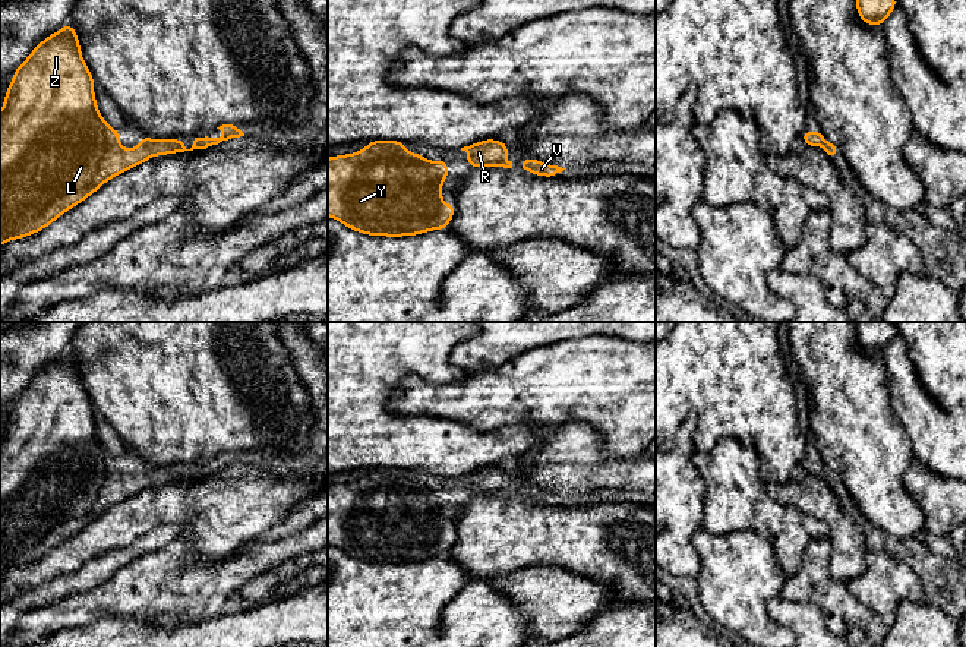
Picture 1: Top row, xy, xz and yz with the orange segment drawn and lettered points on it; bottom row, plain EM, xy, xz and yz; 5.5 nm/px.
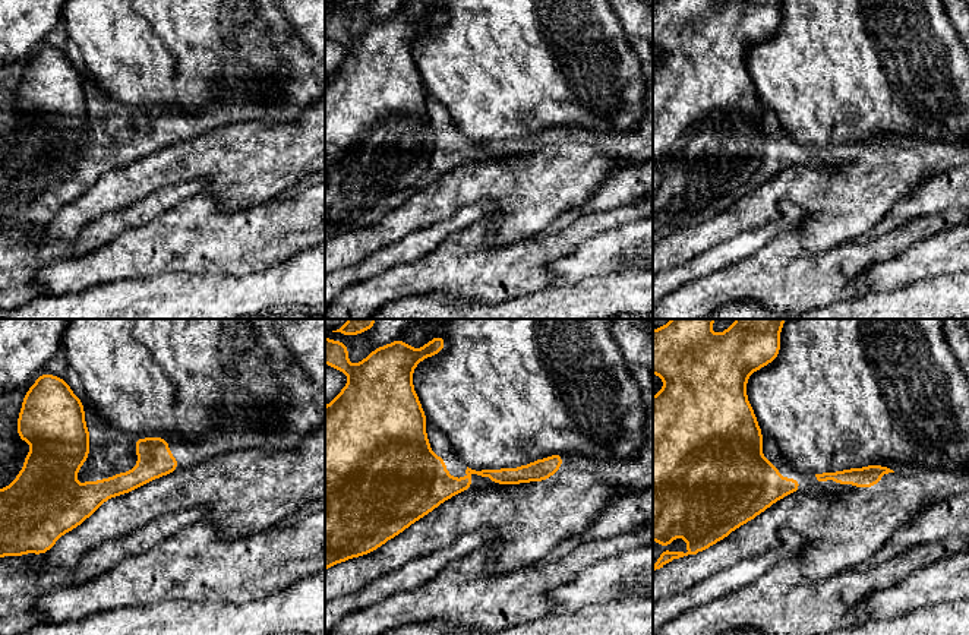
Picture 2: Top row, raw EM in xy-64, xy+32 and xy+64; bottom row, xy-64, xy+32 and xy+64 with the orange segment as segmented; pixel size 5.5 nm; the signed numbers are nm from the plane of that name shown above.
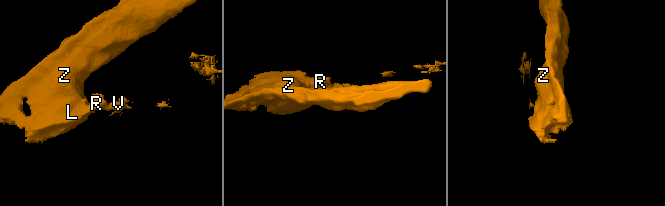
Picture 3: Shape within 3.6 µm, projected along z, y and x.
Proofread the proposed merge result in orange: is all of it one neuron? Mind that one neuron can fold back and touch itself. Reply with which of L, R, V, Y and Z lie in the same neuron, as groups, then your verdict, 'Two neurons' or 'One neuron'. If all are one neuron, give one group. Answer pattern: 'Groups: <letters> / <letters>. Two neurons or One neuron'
Groups: L R Y Z / V. Two neurons

